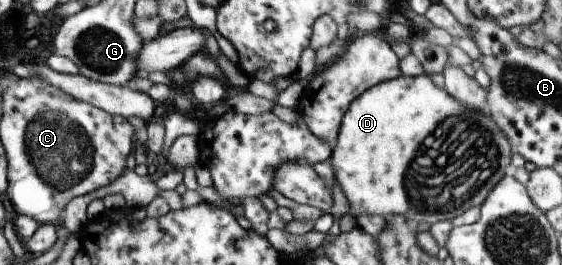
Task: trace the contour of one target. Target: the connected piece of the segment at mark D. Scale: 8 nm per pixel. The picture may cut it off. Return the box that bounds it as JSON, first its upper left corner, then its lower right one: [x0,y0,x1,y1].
[331,76,513,224]

